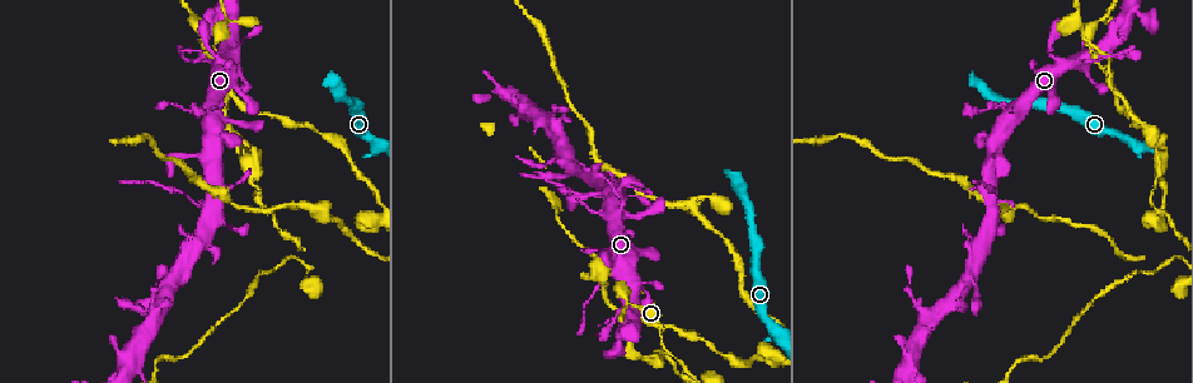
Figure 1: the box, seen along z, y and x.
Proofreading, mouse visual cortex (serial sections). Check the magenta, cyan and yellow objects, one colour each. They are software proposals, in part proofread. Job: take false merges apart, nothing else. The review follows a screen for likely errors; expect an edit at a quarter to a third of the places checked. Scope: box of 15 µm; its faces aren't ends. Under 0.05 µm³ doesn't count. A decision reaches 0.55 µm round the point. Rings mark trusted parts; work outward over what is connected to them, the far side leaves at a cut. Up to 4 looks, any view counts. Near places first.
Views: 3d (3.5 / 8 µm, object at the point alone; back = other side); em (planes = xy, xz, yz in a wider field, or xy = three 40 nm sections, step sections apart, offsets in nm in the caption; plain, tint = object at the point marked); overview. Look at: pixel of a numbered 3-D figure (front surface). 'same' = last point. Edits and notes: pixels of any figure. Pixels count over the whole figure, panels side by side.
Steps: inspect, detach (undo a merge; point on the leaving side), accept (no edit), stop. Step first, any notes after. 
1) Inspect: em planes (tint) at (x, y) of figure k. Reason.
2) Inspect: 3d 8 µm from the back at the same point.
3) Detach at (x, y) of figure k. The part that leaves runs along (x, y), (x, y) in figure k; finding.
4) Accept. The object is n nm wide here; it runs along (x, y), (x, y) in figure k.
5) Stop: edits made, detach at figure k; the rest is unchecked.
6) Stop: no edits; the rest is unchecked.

Inspect: 3d 3.5 µm at (1100, 19) of figure 1. Abrupt turn.

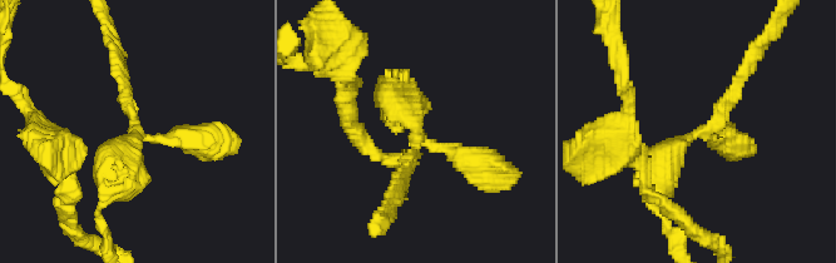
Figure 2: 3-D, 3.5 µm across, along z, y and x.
Inspect: em xy step 1 (tint) at (135, 136) of figure 2. Now the EM.

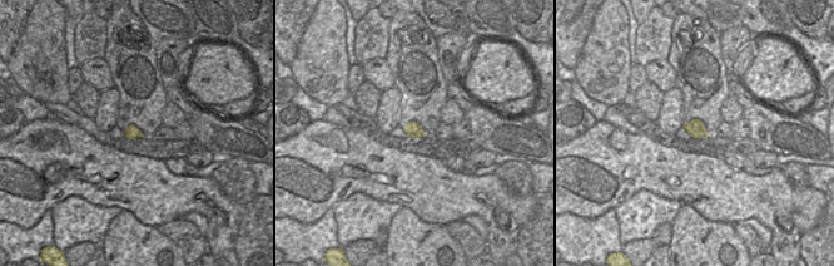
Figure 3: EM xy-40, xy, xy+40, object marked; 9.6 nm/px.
Accept. 3 arms meet here; the arms are 150, 350, 400 nm wide; it runs along (486, 169), (425, 144), (386, 87) in figure 2; one cell here.

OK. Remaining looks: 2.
Inspect: 3d 8 µm at (1103, 70) of figure 1. Three arms meet.

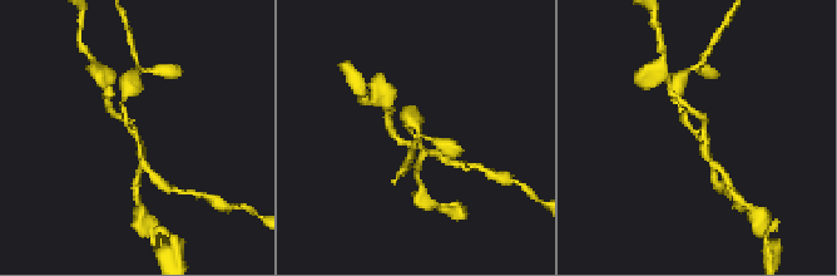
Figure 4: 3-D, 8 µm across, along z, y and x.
Inspect: 3d 3.5 µm at (131, 134) of figure 4.

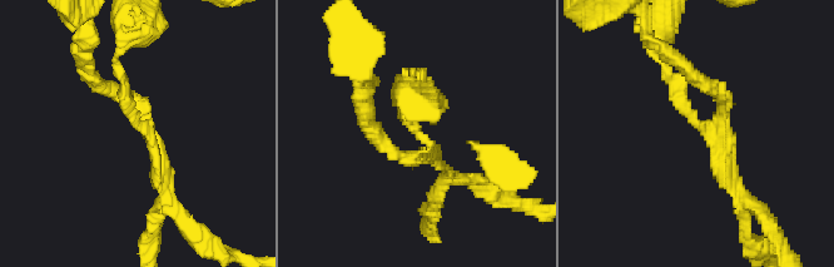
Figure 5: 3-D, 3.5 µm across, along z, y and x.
Detach at (155, 230) of figure 5. The part that leaves runs along (165, 192), (184, 227), (219, 253) in figure 5; a second cell is stuck on.

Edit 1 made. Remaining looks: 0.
Stop: edits made, detach at figure 5; the rest is unchecked.

